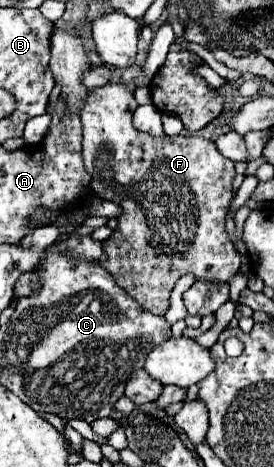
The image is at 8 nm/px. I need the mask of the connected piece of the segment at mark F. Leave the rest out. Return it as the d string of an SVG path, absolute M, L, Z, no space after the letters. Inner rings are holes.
M109 83L93 89L89 105L85 105L85 113L81 113L83 161L93 177L91 189L101 199L115 201L123 211L117 217L117 229L103 241L105 259L101 259L99 265L115 277L117 285L131 295L143 311L165 315L169 309L169 295L183 275L191 273L199 281L229 283L239 273L239 255L225 233L225 215L233 199L235 167L233 161L217 151L213 141L199 135L153 137L137 131L131 123L133 109L137 109L133 93L121 83Z

